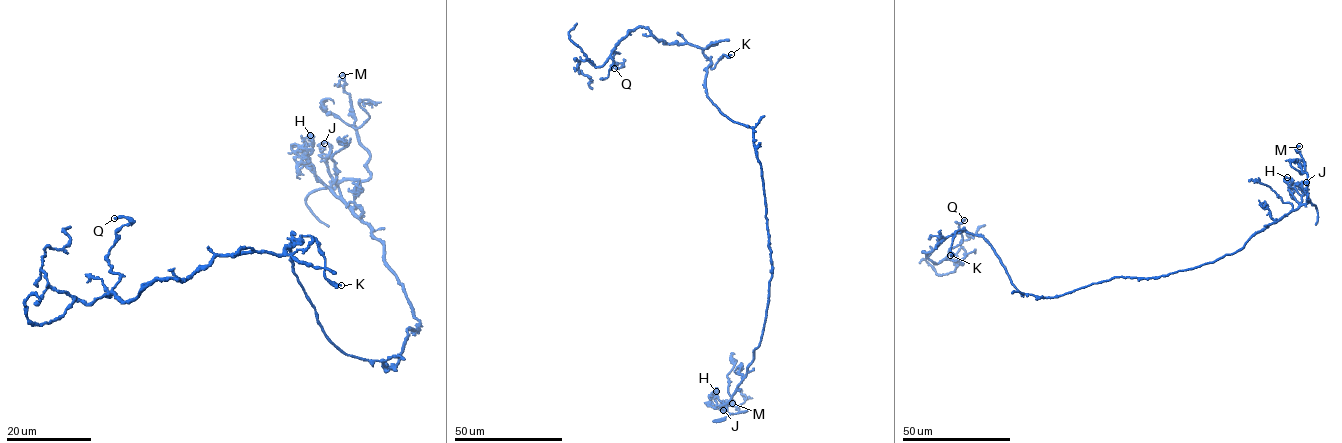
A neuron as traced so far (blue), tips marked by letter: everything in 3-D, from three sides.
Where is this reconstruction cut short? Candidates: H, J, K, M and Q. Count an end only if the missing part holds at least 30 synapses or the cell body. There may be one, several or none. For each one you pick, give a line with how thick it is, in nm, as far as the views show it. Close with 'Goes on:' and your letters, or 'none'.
Goes on: none

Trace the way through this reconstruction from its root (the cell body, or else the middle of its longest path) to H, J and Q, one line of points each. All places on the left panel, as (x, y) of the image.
H: (392, 367), (407, 330), (416, 330), (419, 321), (384, 258), (383, 245), (314, 174), (308, 157), (310, 135)
J: (392, 367), (419, 321), (383, 245), (331, 190), (329, 145), (317, 144), (324, 143)
Q: (392, 367), (327, 337), (293, 272), (298, 239), (217, 254), (121, 301), (107, 254), (128, 220), (114, 218)

